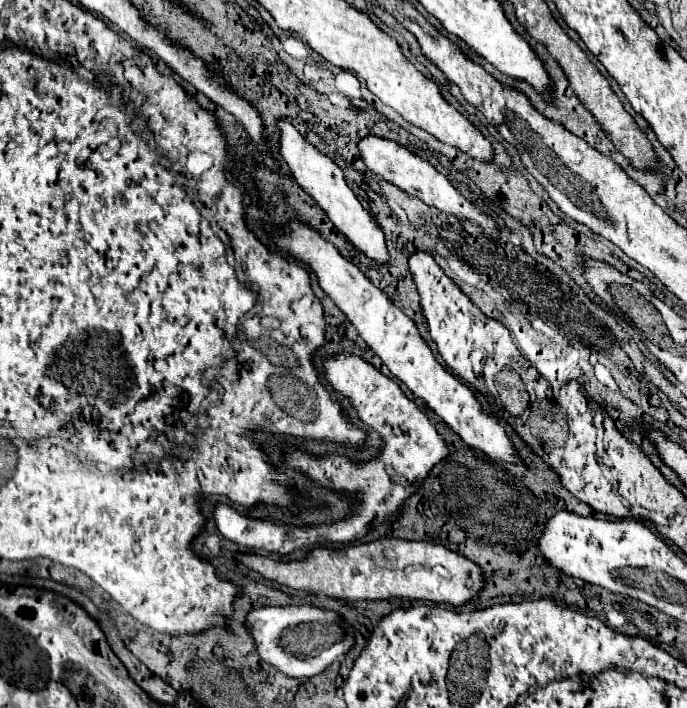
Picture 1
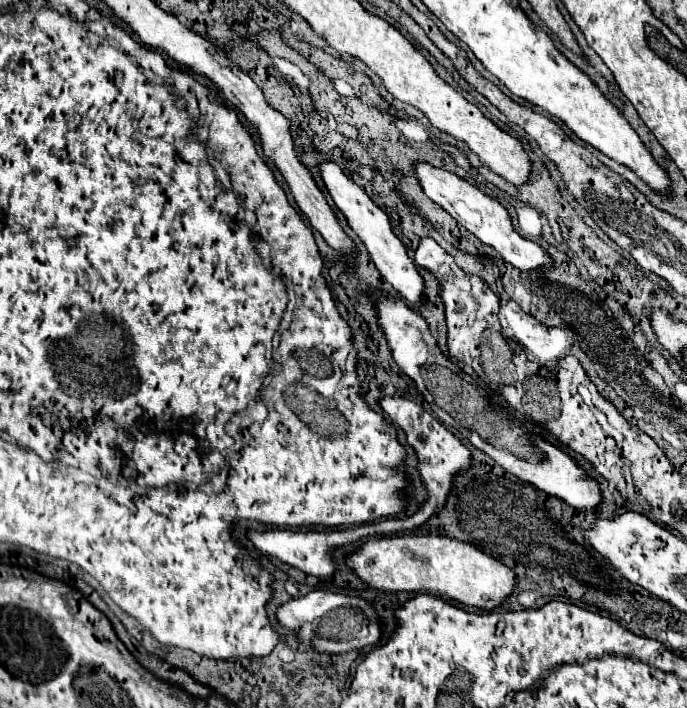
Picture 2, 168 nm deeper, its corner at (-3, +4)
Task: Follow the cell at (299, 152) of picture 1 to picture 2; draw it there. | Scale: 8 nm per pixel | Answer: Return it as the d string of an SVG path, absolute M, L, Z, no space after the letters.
M320 162L318 168L320 168L320 174L322 174L322 180L324 180L324 186L326 186L328 194L332 196L334 204L338 206L338 210L346 216L348 226L364 242L364 246L366 246L372 262L376 264L380 276L388 284L392 284L392 288L396 292L400 292L408 302L418 302L420 296L422 296L422 290L424 290L424 280L420 278L414 262L408 258L404 244L392 232L386 212L380 206L376 206L370 200L370 196L342 172L342 168L338 164L334 164L334 162Z

